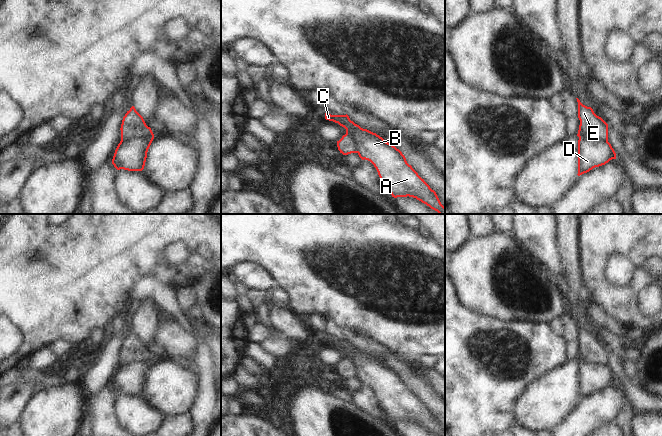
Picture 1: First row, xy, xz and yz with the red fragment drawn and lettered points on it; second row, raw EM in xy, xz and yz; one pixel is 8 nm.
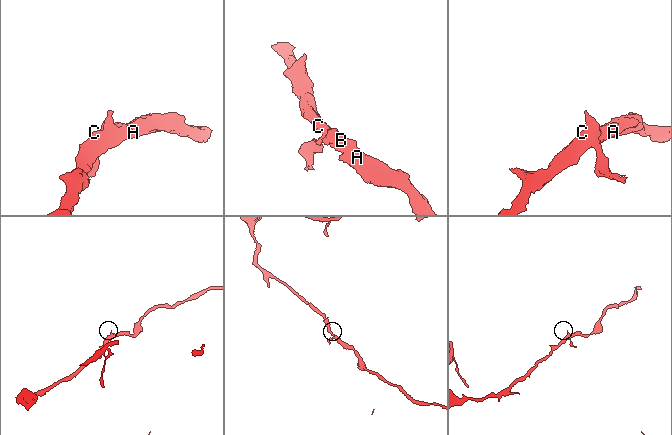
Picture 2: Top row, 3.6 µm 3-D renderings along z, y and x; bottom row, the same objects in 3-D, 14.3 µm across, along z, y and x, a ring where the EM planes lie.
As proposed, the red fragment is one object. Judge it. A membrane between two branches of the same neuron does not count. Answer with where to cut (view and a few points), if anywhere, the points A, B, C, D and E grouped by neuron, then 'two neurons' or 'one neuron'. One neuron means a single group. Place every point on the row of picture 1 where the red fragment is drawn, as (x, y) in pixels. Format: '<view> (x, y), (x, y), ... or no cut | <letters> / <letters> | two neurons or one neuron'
xz (349, 126), (348, 130), (355, 134), (359, 142), (358, 152) | A B C D / E | two neurons

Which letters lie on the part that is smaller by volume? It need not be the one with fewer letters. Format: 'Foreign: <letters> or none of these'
Foreign: E

